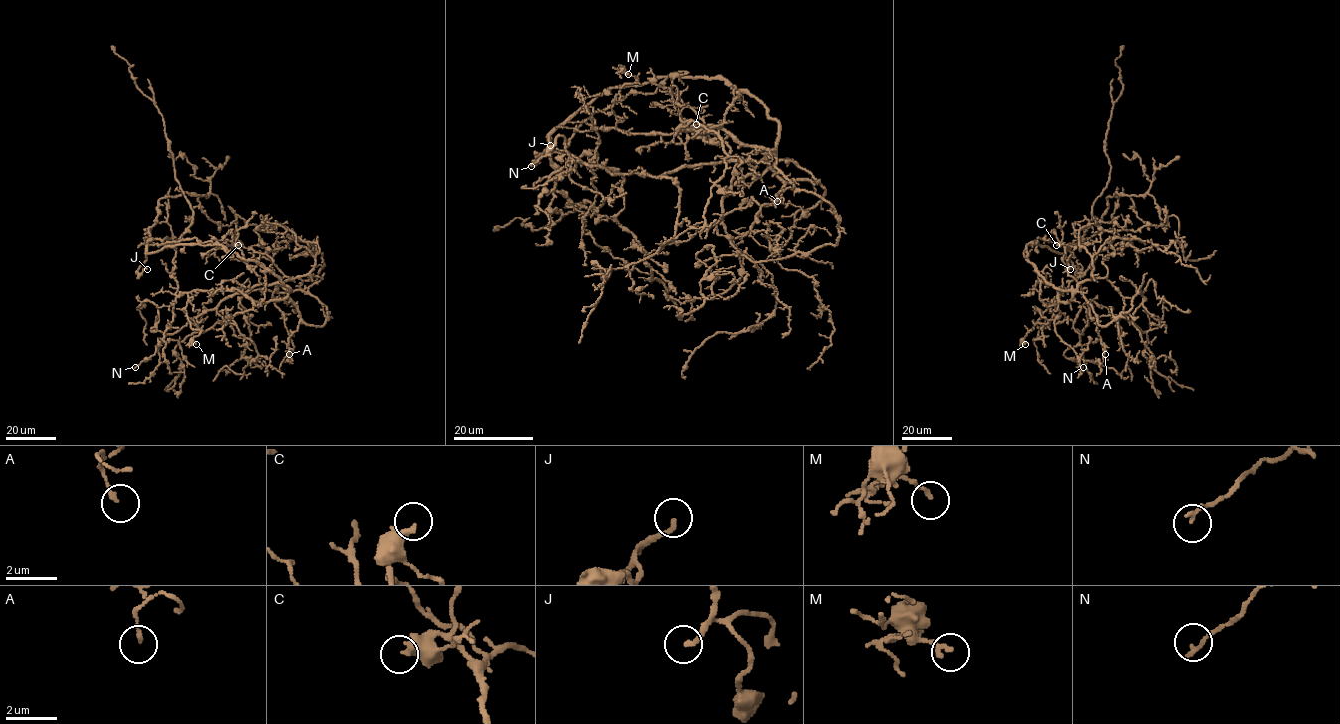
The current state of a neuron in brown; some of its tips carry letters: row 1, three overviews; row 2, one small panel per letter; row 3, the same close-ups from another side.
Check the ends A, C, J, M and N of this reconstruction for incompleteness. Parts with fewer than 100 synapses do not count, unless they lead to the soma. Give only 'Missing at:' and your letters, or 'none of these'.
Missing at: J

